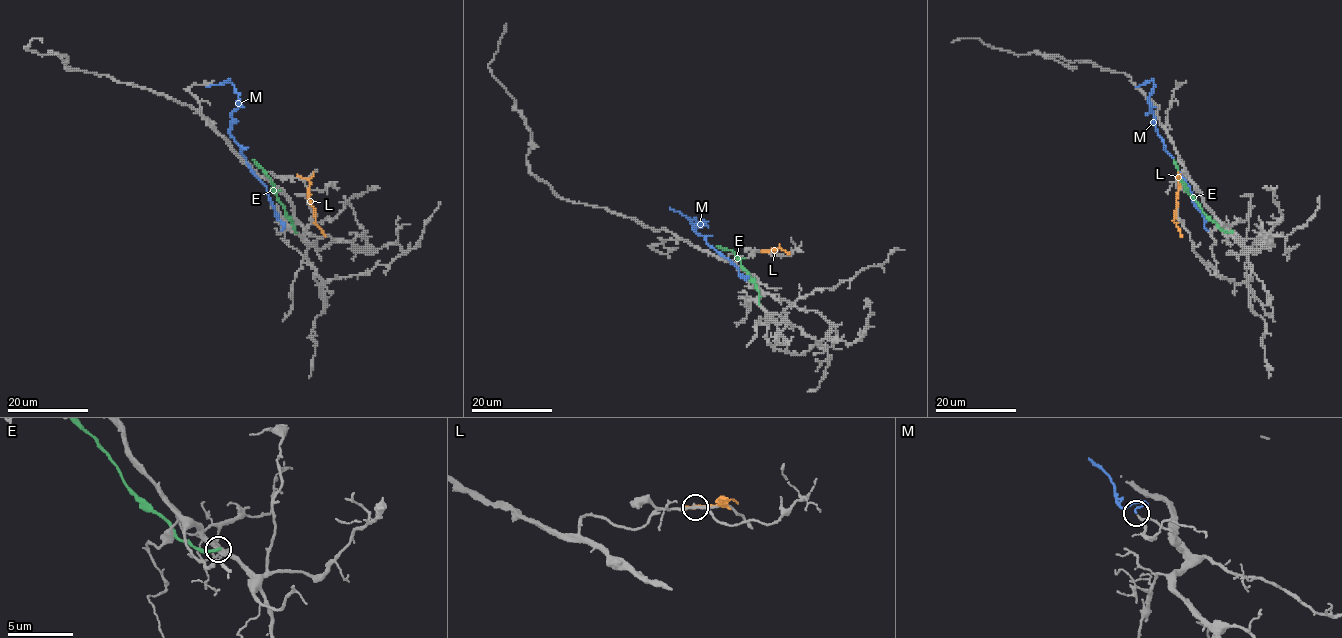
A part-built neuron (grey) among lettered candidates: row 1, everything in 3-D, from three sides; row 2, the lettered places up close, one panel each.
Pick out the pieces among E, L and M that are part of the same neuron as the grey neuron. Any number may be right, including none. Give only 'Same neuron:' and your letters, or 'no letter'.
Same neuron: M

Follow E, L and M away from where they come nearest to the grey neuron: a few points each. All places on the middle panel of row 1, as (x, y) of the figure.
E: (758, 303), (755, 283), (741, 266), (738, 256), (732, 250), (717, 246)
L: (764, 251), (779, 246), (790, 252)
M: (746, 280), (748, 276), (742, 278), (739, 270), (694, 229), (703, 221), (696, 226), (669, 208)

